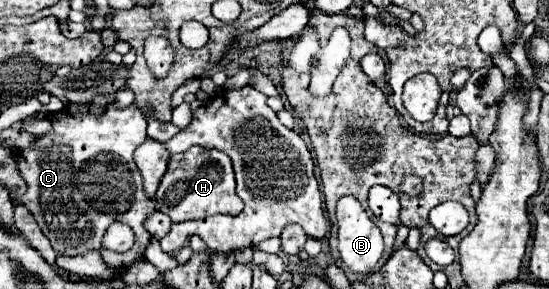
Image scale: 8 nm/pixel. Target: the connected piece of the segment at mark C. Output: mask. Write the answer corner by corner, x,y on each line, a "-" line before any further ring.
70,104
50,120
52,132
40,136
30,150
16,154
20,174
28,184
28,192
18,202
34,214
52,248
66,256
100,248
106,226
112,222
128,224
136,234
134,248
124,254
102,250
106,264
118,270
128,268
144,256
152,240
144,222
156,212
154,200
146,198
142,190
142,174
132,160
134,148
146,140
146,116
134,104
126,108
108,104
98,114
90,104

